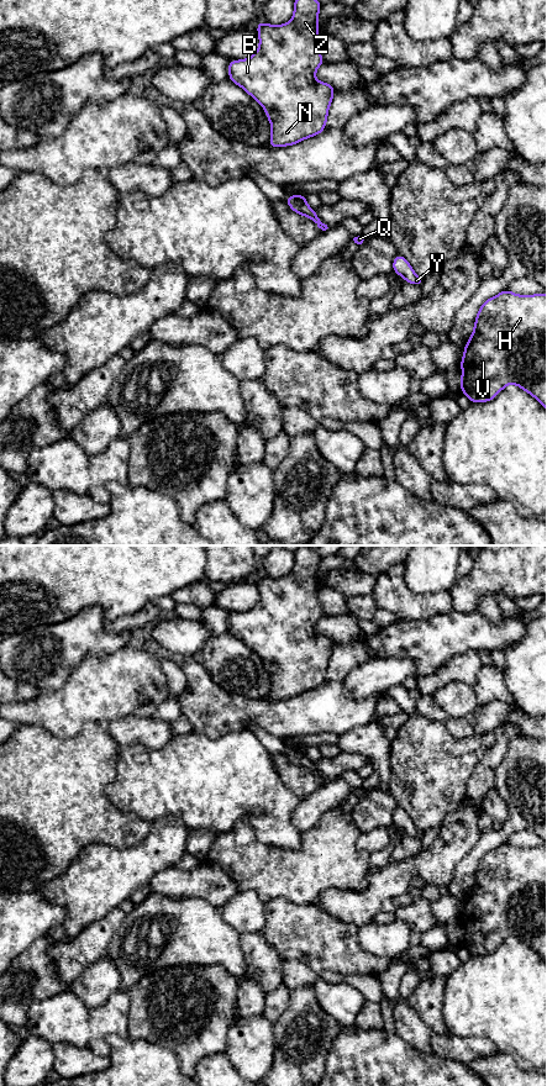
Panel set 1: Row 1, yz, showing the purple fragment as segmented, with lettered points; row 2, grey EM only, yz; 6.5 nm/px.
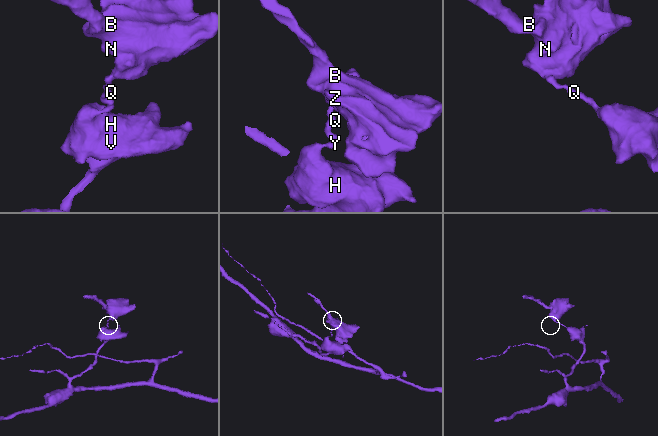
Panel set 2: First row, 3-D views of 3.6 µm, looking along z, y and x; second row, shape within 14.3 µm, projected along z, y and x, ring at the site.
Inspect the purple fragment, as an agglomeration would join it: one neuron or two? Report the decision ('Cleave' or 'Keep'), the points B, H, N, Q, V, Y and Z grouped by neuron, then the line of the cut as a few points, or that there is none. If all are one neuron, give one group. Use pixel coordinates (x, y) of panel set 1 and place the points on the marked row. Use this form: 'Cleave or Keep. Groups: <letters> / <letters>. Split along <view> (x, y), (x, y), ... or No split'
Cleave. Groups: B N Z / H Q V Y. Split along yz (290, 196), (304, 200)

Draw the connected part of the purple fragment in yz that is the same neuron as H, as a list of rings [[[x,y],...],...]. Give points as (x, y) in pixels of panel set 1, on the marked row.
[[[506,289],[499,292],[496,296],[484,301],[484,304],[480,306],[478,311],[470,339],[464,346],[464,354],[461,362],[461,368],[463,370],[461,376],[461,391],[468,396],[470,404],[490,401],[505,386],[507,386],[509,384],[515,384],[520,386],[524,391],[532,395],[547,410],[547,294],[522,296],[514,294]]]

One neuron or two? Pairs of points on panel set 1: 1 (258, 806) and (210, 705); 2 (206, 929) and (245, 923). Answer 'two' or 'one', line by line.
1: two
2: two

